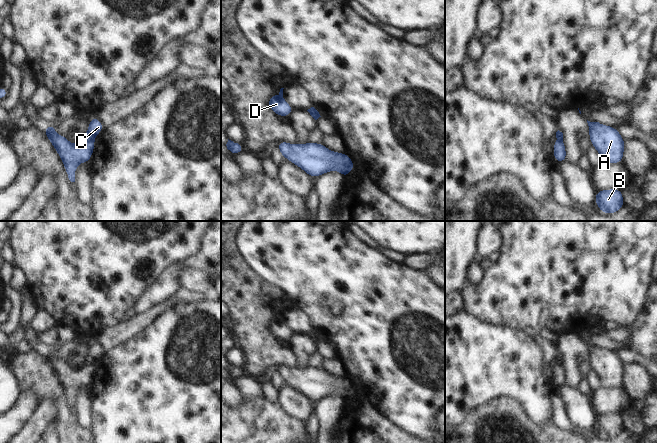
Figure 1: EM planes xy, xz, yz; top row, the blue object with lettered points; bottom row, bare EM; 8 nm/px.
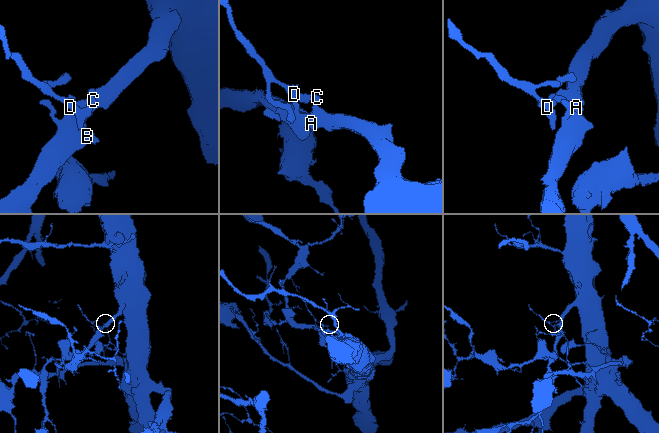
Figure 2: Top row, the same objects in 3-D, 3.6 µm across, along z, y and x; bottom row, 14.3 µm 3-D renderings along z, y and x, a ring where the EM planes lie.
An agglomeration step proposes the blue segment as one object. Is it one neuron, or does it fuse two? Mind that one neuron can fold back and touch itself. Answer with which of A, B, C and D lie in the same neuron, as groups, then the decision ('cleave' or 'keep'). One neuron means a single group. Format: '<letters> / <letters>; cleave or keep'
A B C / D; cleave

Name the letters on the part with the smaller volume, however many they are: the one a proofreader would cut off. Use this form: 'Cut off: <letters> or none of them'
Cut off: D

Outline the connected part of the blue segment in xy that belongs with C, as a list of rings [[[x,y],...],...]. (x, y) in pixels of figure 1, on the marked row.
[[[95,115],[91,118],[89,122],[89,127],[85,133],[85,140],[94,141],[95,137],[104,129],[103,124],[97,119]]]

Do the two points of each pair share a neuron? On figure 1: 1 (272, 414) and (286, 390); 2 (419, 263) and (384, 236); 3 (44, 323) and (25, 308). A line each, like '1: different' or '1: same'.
1: different
2: different
3: different

